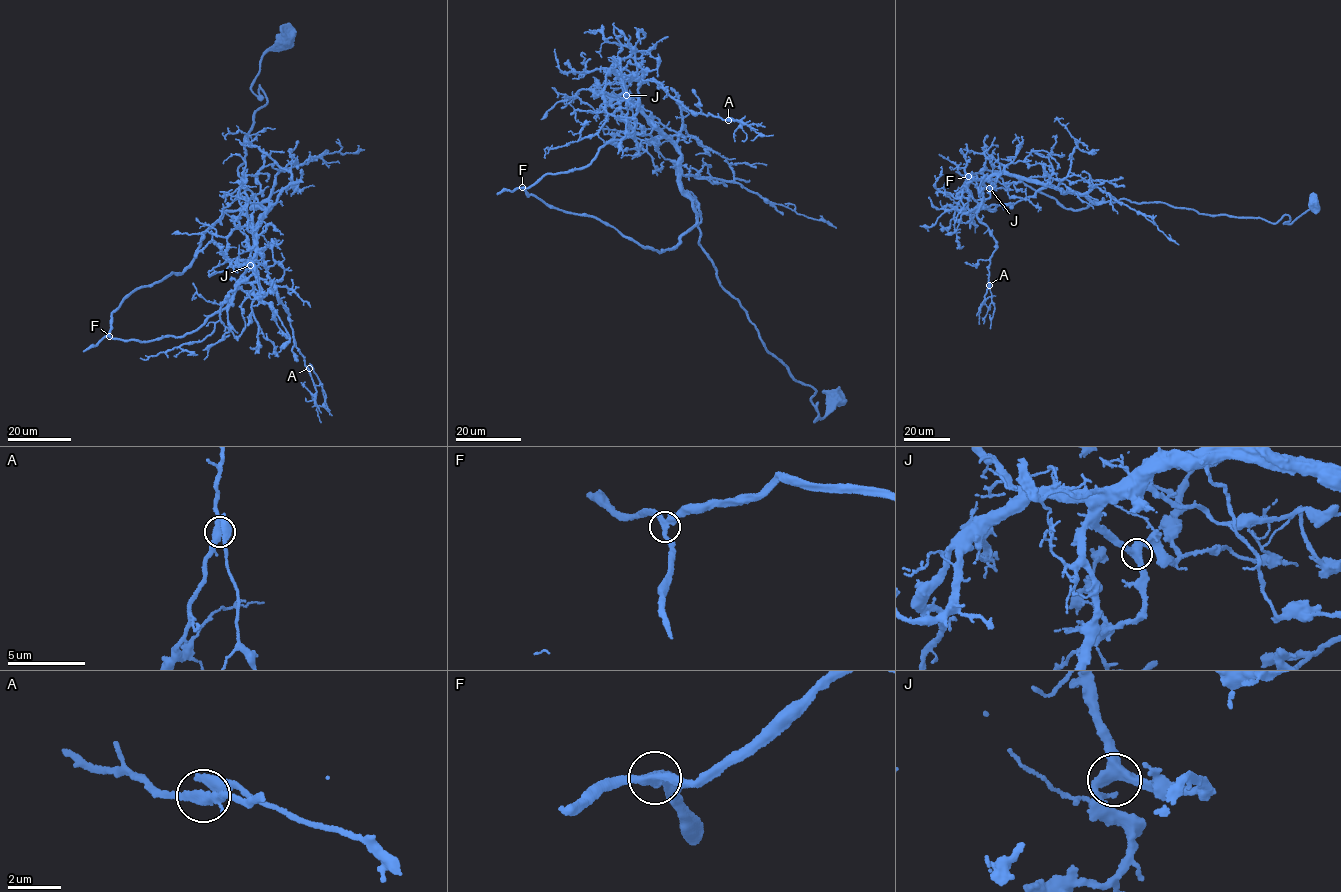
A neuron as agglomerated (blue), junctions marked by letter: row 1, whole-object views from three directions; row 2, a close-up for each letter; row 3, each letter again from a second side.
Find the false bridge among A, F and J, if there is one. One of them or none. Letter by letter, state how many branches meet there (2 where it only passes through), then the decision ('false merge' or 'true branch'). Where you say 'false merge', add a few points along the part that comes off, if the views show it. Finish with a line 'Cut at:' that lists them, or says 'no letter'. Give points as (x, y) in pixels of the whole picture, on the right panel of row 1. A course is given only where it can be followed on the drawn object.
A: 3 | true branch
F: 3 | true branch
J: 3 | true branch
Cut at: no letter

